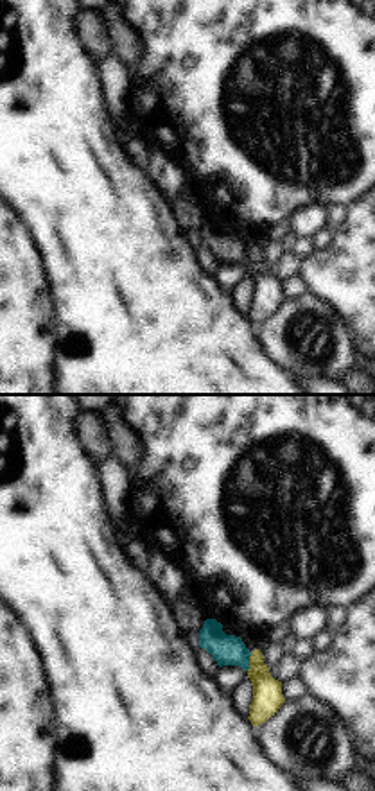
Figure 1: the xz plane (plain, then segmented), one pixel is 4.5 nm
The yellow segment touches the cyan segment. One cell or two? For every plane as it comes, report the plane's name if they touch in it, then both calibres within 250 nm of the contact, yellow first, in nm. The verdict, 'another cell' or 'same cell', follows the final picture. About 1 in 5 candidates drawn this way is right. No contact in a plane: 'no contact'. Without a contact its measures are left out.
contact in xz; calibres 140 and 140 nm

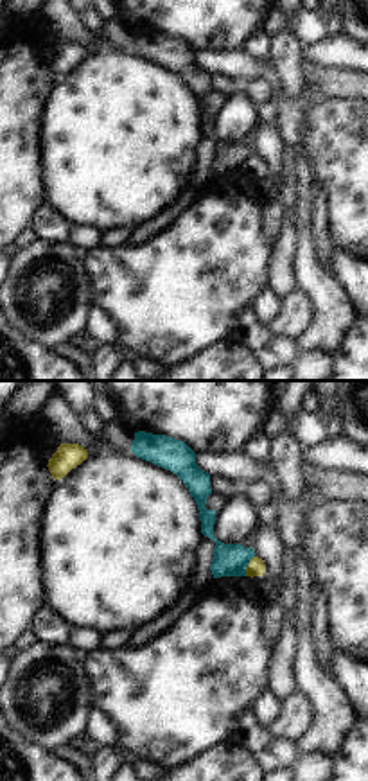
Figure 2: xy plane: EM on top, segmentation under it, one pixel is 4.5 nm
contact in xy; calibres 80 and 140 nm

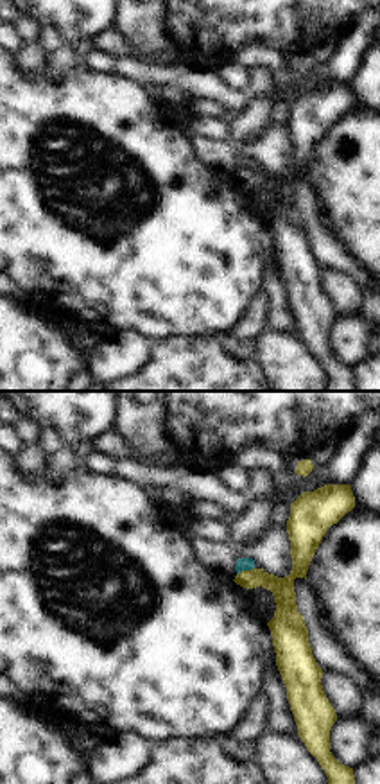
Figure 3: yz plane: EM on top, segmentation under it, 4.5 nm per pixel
contact in yz; calibres 100 and 60 nm

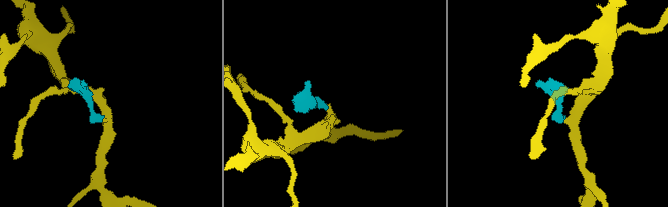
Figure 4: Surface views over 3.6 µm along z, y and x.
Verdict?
another cell

